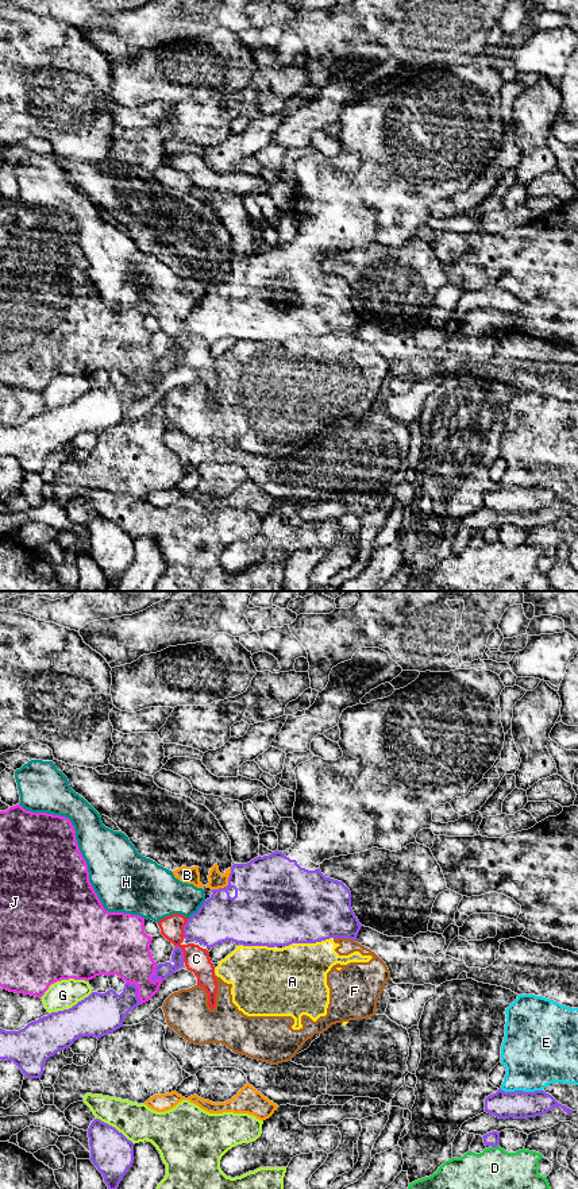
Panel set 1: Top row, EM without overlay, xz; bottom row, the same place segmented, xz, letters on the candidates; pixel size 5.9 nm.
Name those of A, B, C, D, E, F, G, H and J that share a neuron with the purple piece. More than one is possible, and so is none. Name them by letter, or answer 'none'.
none

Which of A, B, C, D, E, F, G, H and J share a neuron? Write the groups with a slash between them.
A F / B / C H / D / E / G / J

